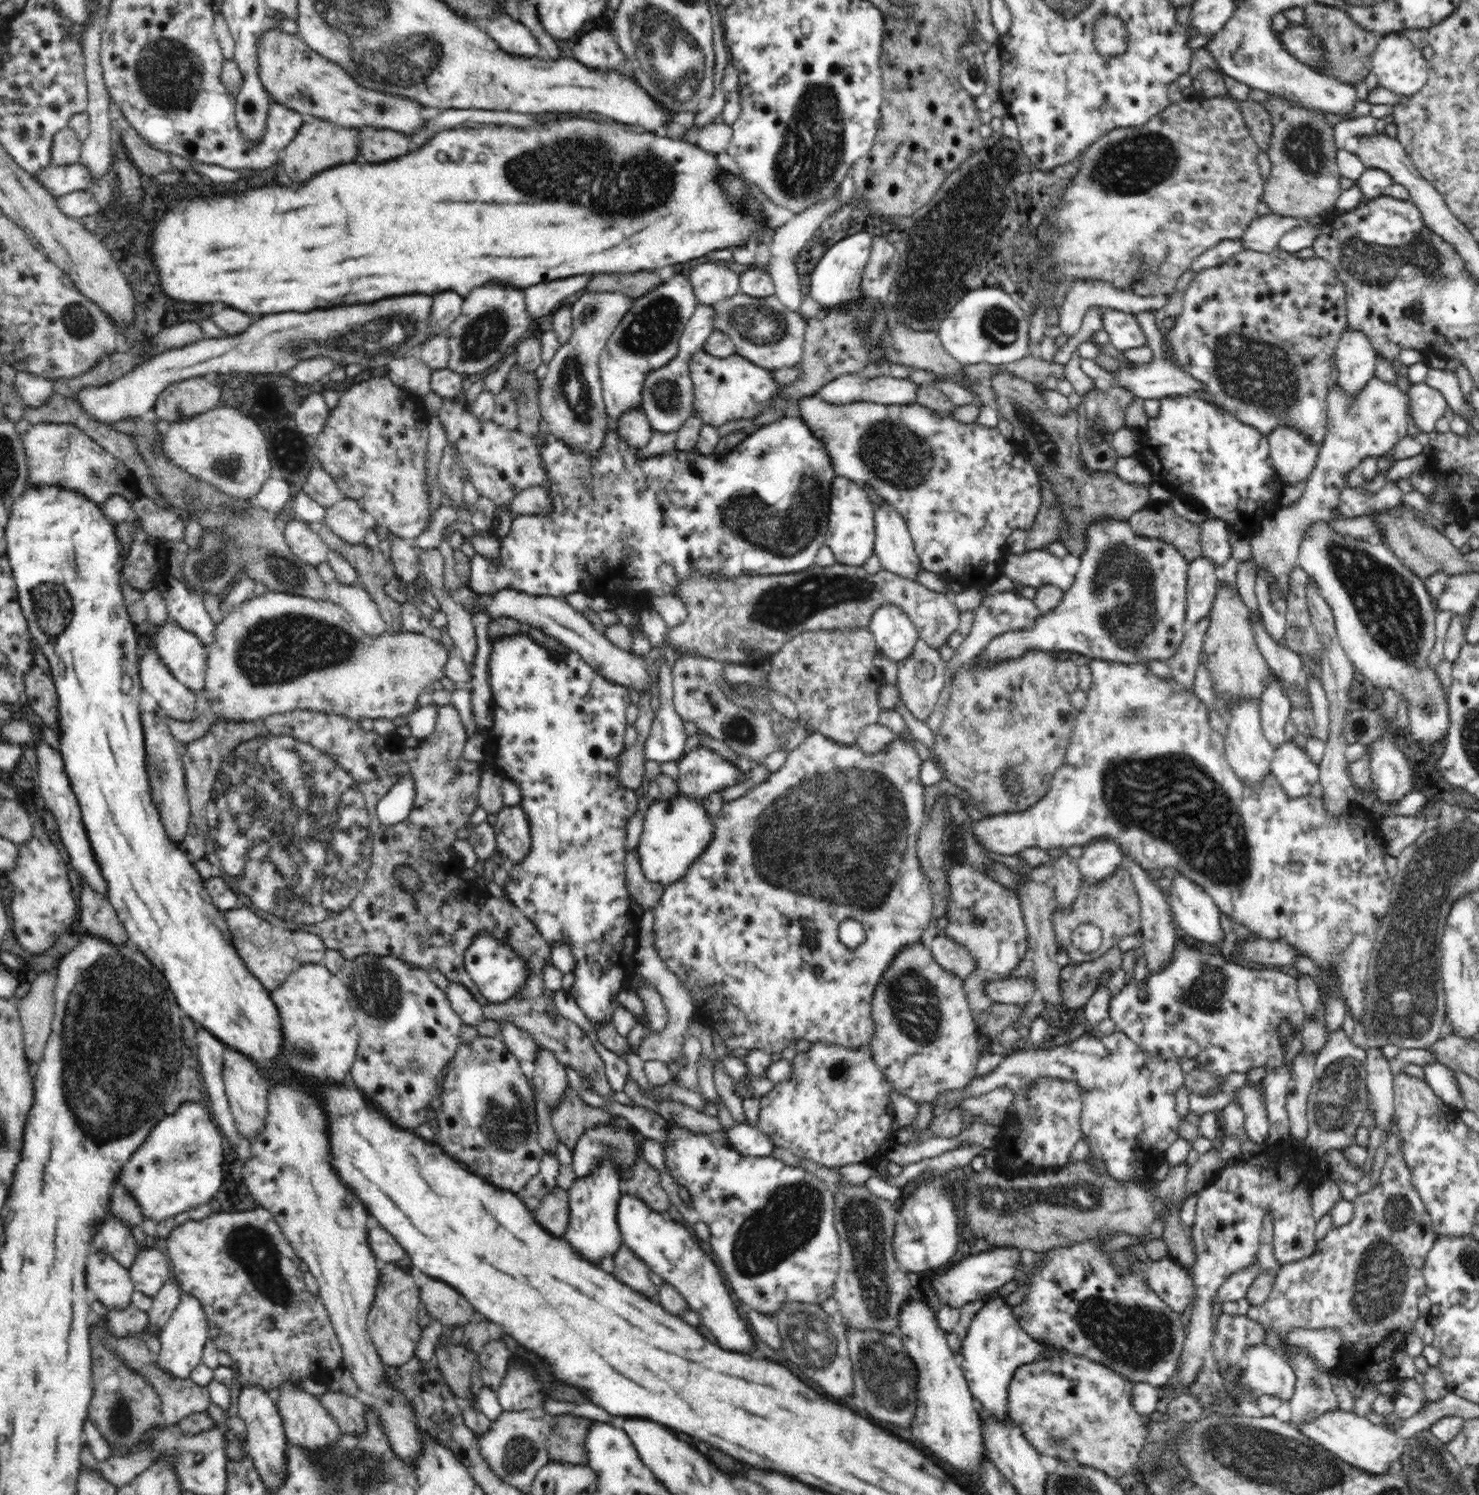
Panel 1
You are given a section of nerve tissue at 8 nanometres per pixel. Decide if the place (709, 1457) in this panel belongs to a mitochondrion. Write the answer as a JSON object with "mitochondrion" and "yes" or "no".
{"mitochondrion":"no"}

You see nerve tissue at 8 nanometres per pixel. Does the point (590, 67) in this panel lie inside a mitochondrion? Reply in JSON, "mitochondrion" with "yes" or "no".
{"mitochondrion":"no"}

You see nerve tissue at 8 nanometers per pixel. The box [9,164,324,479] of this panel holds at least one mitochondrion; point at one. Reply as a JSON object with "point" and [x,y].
{"point":[79,323]}

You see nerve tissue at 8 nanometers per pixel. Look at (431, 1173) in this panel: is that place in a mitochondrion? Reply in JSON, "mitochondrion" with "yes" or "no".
{"mitochondrion":"no"}

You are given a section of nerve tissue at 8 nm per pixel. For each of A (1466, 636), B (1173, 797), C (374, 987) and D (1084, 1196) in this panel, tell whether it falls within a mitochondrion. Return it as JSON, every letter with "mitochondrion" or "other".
{"A":"other","B":"mitochondrion","C":"mitochondrion","D":"mitochondrion"}

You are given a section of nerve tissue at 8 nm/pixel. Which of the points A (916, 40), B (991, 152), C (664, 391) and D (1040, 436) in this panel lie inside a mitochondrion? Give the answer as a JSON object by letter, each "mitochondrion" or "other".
{"A":"other","B":"other","C":"mitochondrion","D":"mitochondrion"}

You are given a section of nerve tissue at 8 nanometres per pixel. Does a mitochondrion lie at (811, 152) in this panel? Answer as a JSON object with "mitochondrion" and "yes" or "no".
{"mitochondrion":"yes"}

